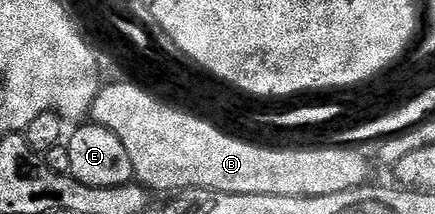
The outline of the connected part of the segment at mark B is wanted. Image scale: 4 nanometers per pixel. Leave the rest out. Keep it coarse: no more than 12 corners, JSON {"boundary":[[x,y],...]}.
{"boundary":[[138,84],[89,119],[147,190],[323,196],[361,188],[365,151],[261,148]]}

